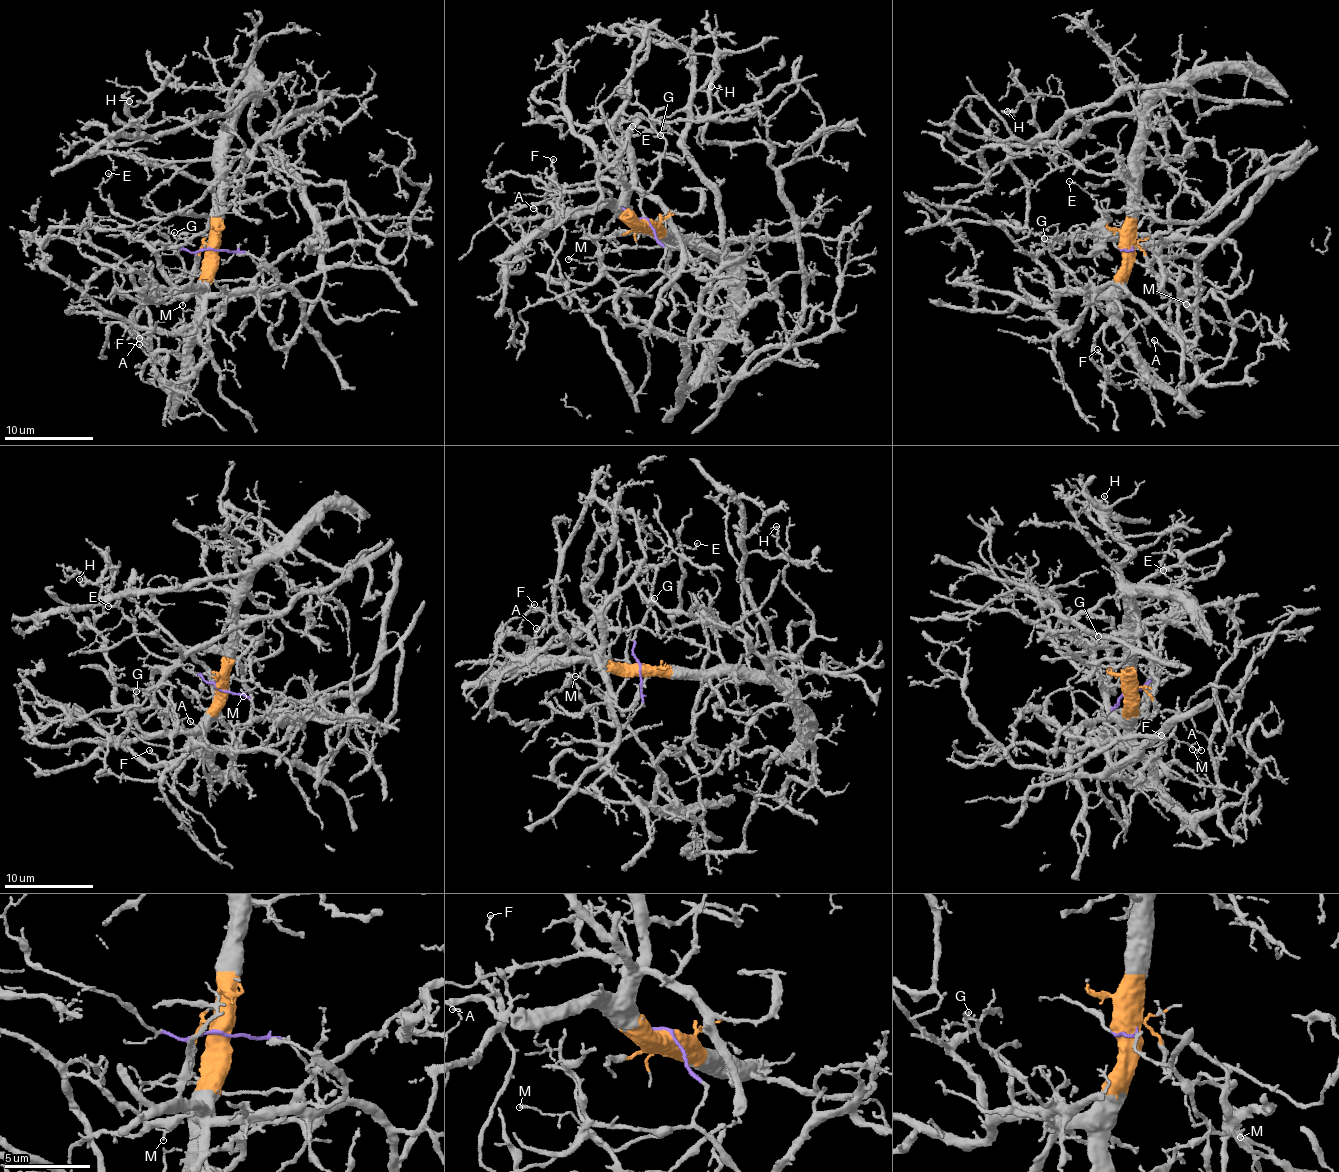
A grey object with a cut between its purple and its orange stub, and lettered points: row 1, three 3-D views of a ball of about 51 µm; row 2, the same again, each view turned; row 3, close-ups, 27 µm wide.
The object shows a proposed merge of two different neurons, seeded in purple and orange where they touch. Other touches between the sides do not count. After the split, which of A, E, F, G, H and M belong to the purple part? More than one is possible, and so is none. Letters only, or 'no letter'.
E, M

